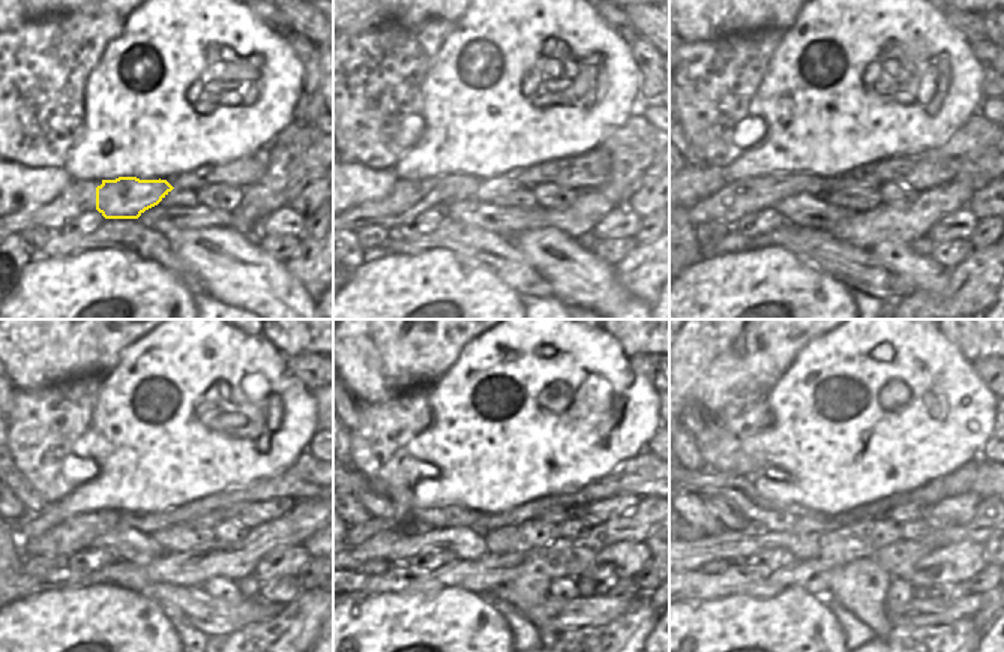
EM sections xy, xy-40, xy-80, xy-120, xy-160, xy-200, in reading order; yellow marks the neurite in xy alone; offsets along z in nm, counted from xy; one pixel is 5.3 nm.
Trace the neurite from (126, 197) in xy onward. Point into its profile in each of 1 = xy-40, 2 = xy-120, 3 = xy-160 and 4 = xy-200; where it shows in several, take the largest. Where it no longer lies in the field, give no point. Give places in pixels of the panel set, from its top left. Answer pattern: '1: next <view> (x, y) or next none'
1: next xy-40 (488, 191)
2: next xy-120 (212, 519)
3: next xy-160 (559, 514)
4: next xy-200 (913, 511)

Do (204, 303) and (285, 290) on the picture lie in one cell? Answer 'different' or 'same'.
different

